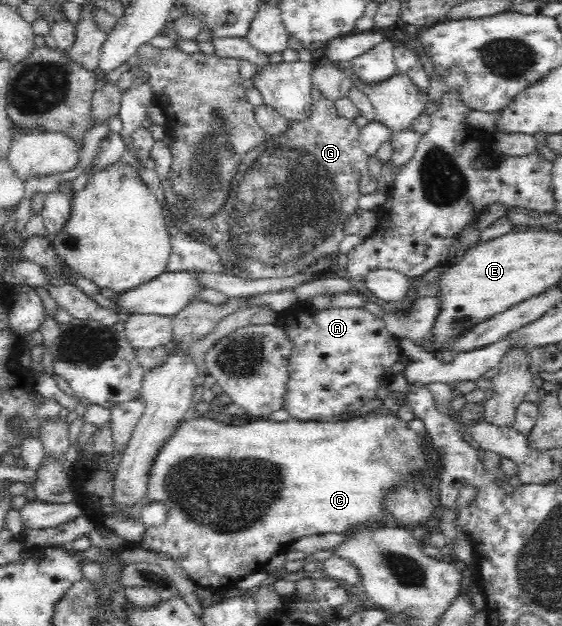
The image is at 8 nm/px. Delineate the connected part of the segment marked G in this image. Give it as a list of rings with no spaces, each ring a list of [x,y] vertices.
[[[313,88],[312,96],[312,110],[310,116],[302,122],[290,122],[288,130],[281,134],[278,138],[269,138],[251,151],[248,151],[243,157],[242,162],[238,165],[236,176],[234,179],[234,186],[227,196],[222,210],[215,214],[213,218],[203,220],[197,214],[193,214],[193,210],[186,213],[186,221],[202,236],[207,236],[214,245],[214,250],[219,254],[221,261],[228,265],[226,273],[237,277],[244,277],[245,279],[261,279],[261,278],[276,278],[289,277],[297,273],[302,273],[307,278],[312,279],[313,273],[324,270],[325,268],[334,268],[337,263],[337,254],[339,253],[339,244],[345,237],[344,225],[351,215],[355,214],[358,209],[357,201],[361,197],[359,191],[359,182],[362,177],[369,175],[367,170],[367,161],[369,156],[363,152],[363,148],[359,145],[358,139],[360,128],[353,122],[353,120],[344,118],[338,114],[333,101],[326,99],[318,89]]]

